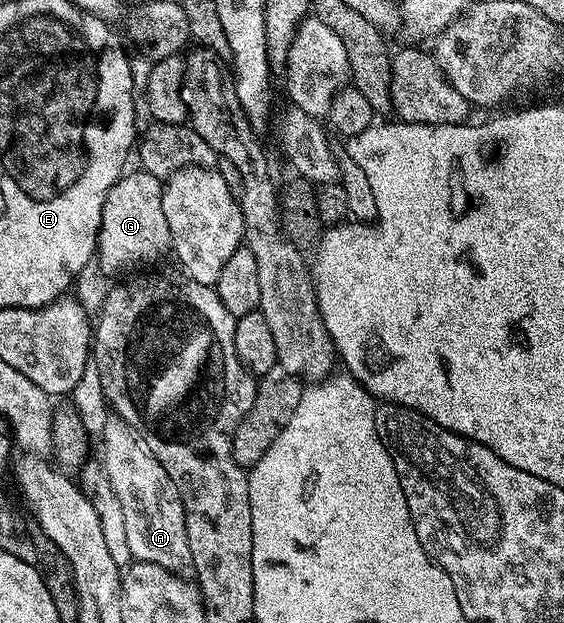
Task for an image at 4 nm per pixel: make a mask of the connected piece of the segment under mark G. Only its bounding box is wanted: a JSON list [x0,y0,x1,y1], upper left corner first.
[96,169,171,277]

